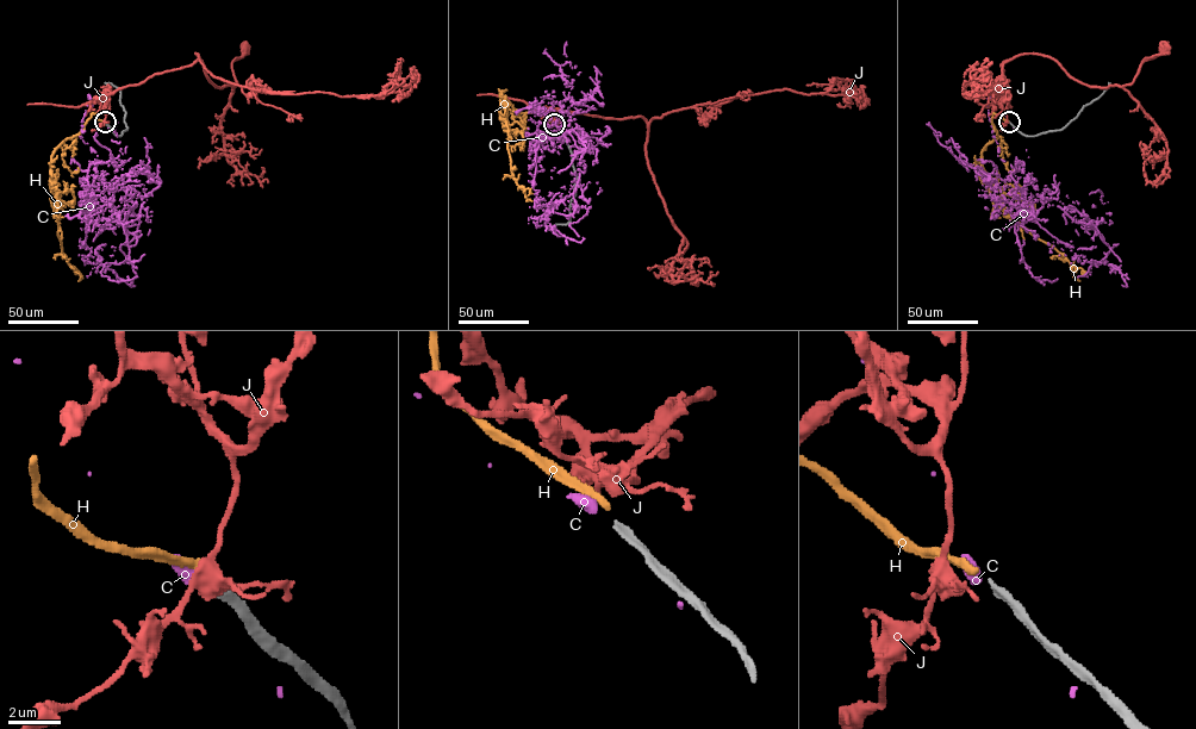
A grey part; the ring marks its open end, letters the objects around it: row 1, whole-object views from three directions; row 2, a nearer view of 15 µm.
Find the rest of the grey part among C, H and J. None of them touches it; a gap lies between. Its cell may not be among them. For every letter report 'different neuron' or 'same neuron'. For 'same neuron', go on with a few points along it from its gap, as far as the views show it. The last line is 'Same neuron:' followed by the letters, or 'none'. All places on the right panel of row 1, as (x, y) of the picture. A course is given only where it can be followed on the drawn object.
C: different neuron
H: same neuron; course (1008, 122), (992, 114), (997, 137), (982, 150), (982, 168), (1004, 199), (1002, 211), (1063, 255), (1079, 281)
J: different neuron
Same neuron: H

